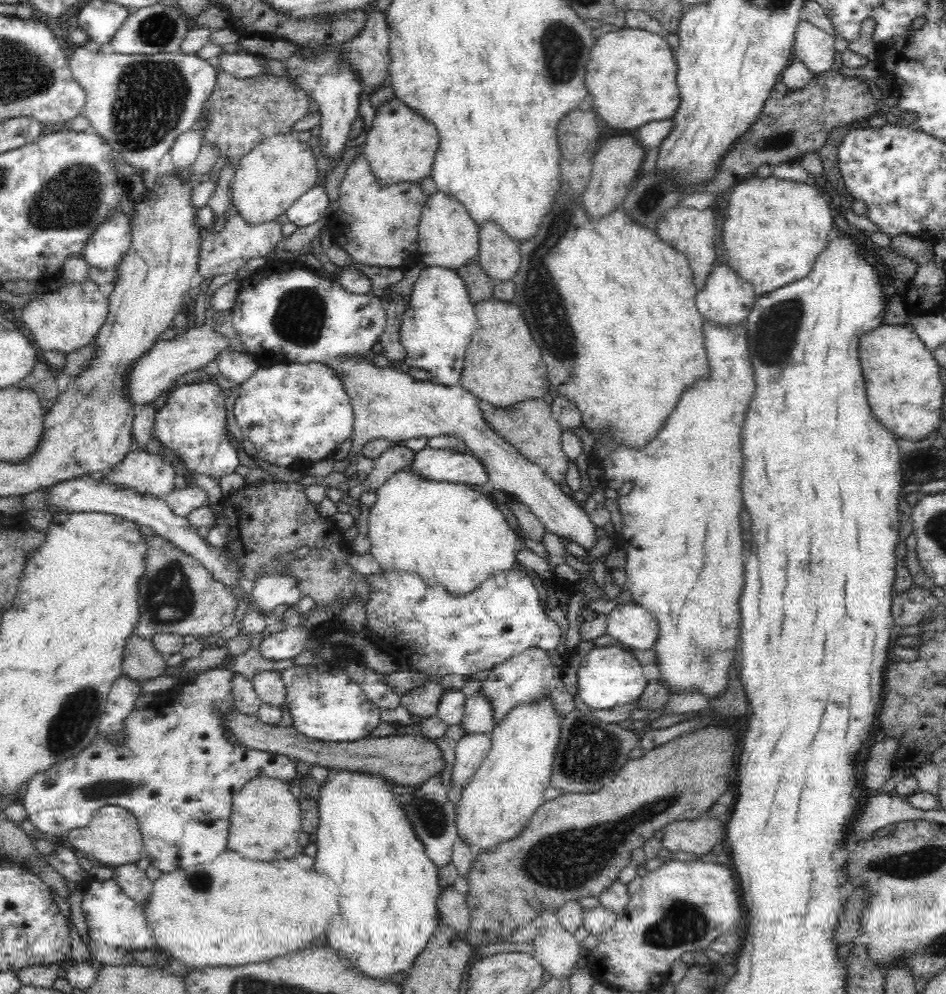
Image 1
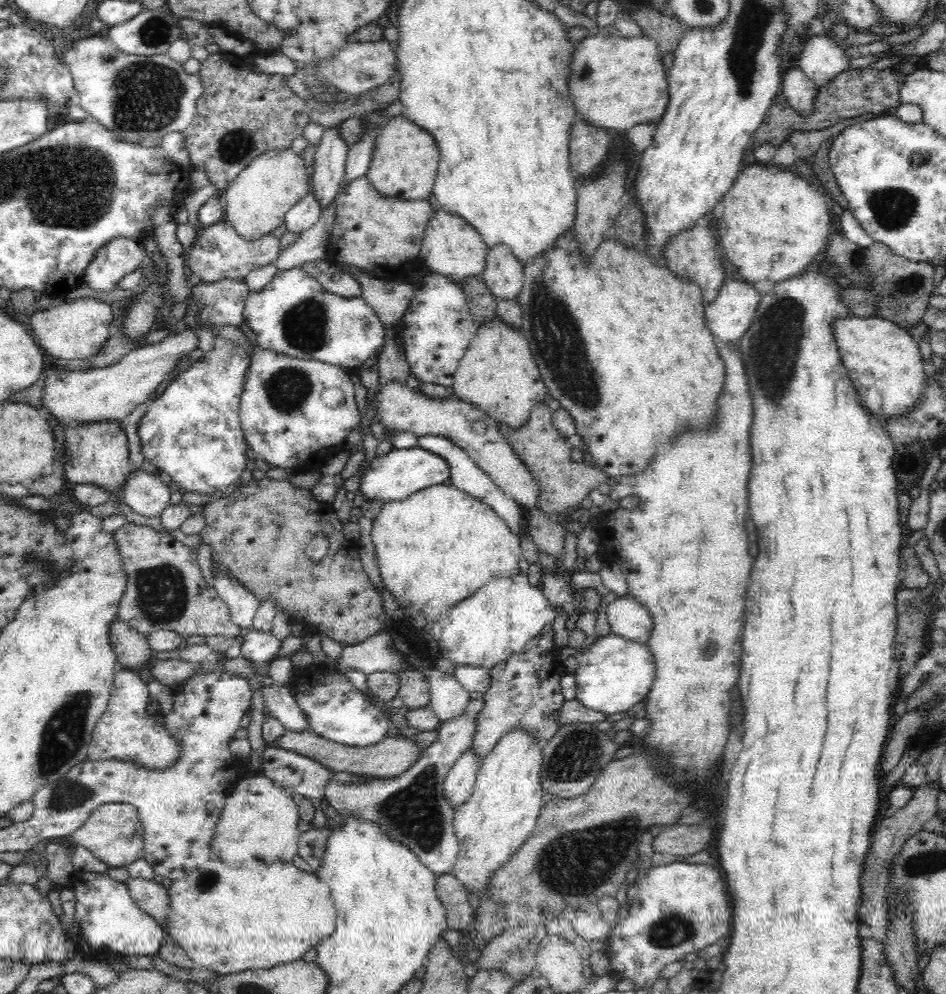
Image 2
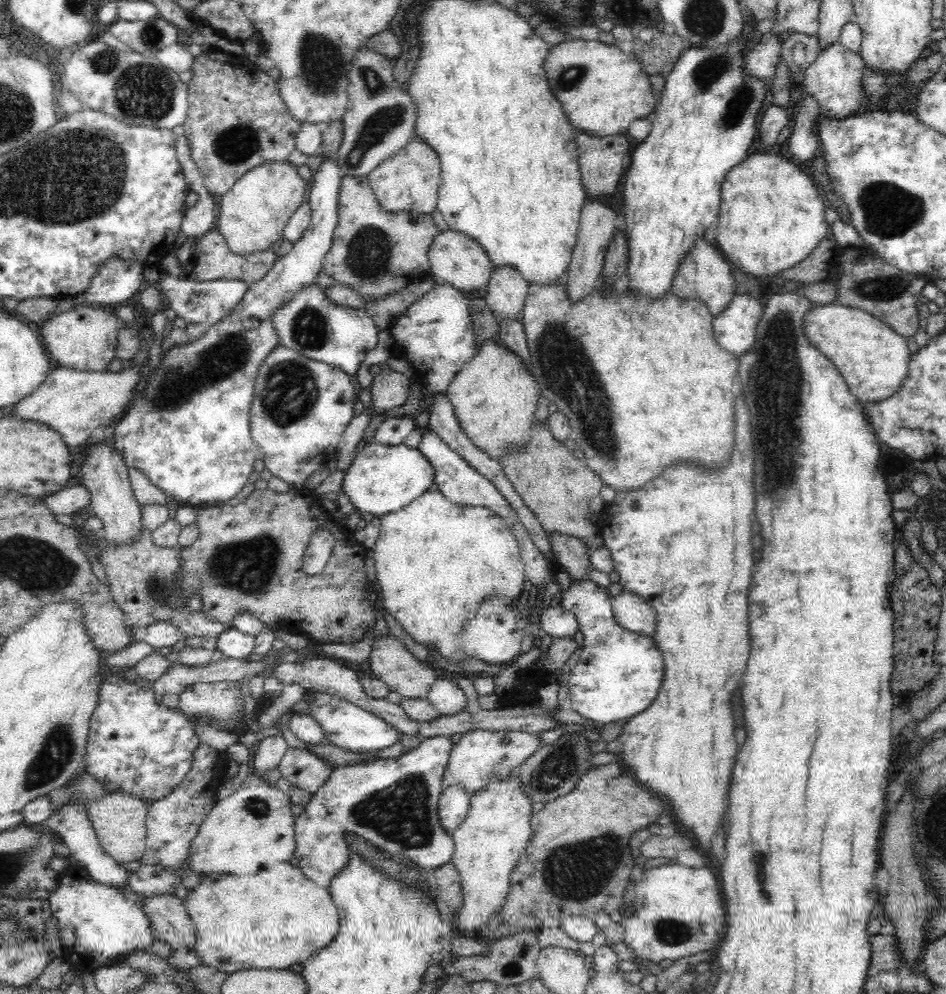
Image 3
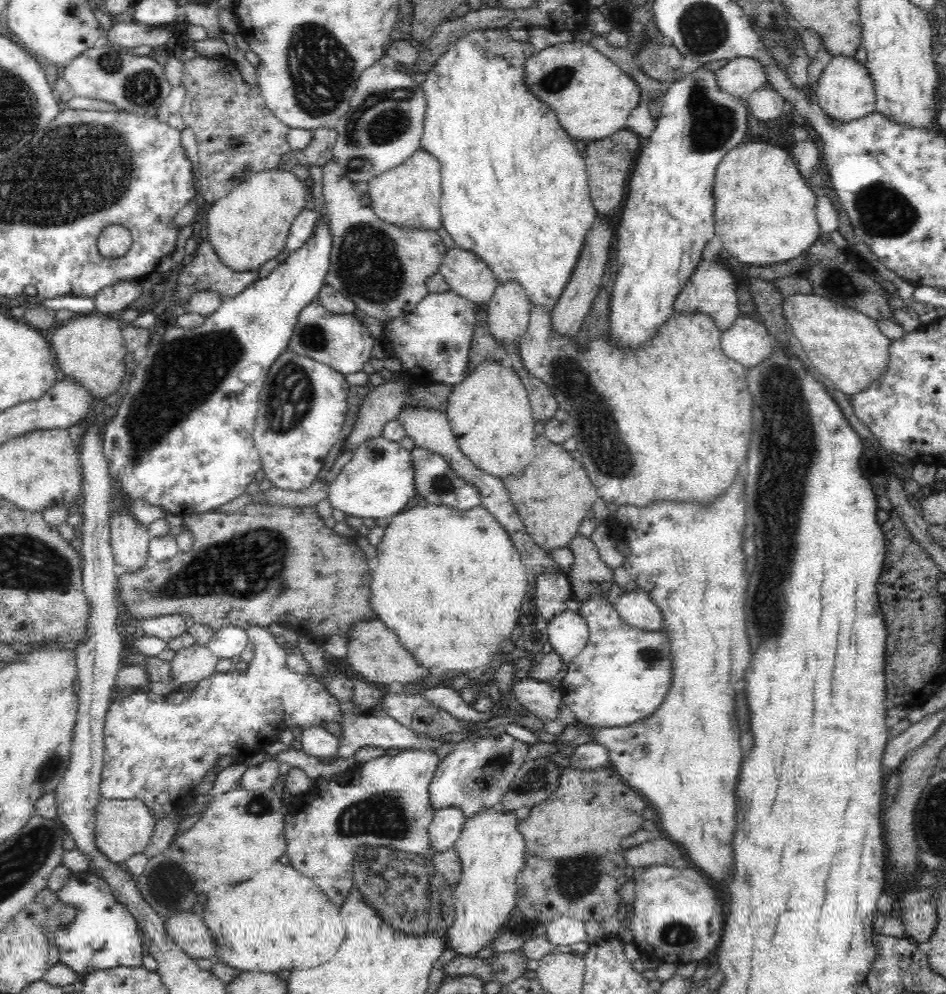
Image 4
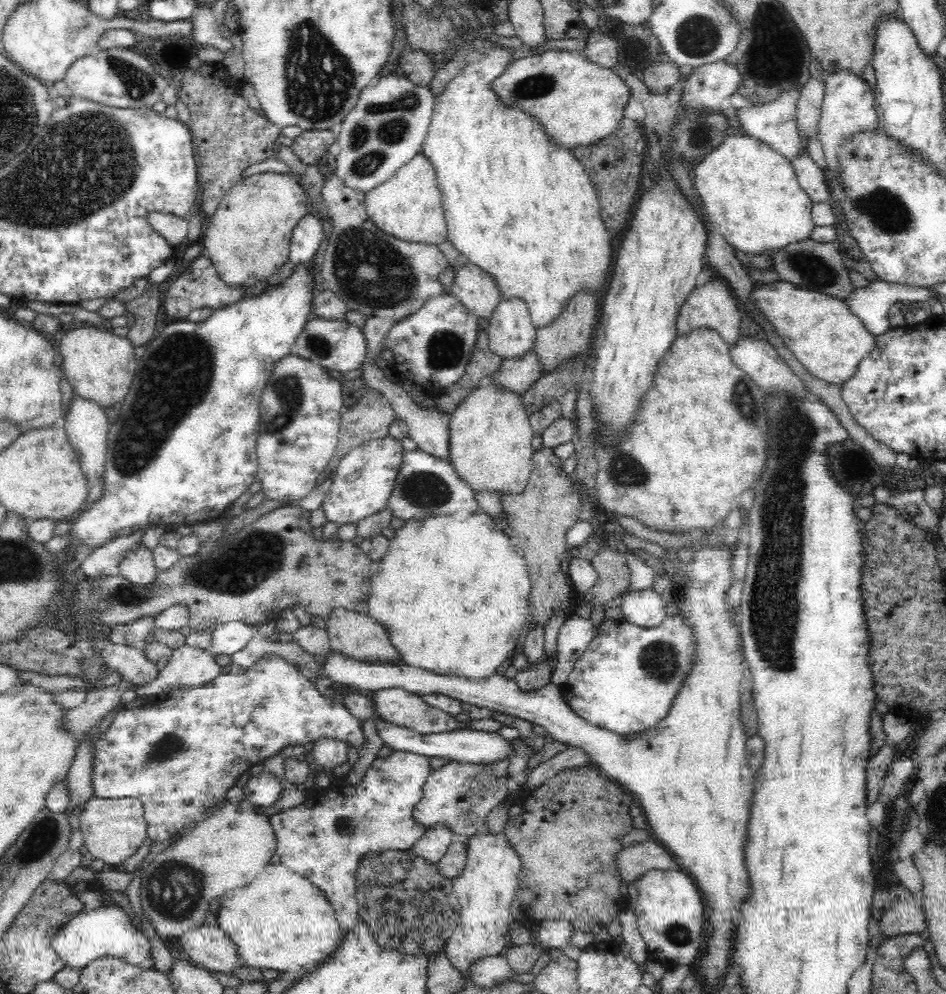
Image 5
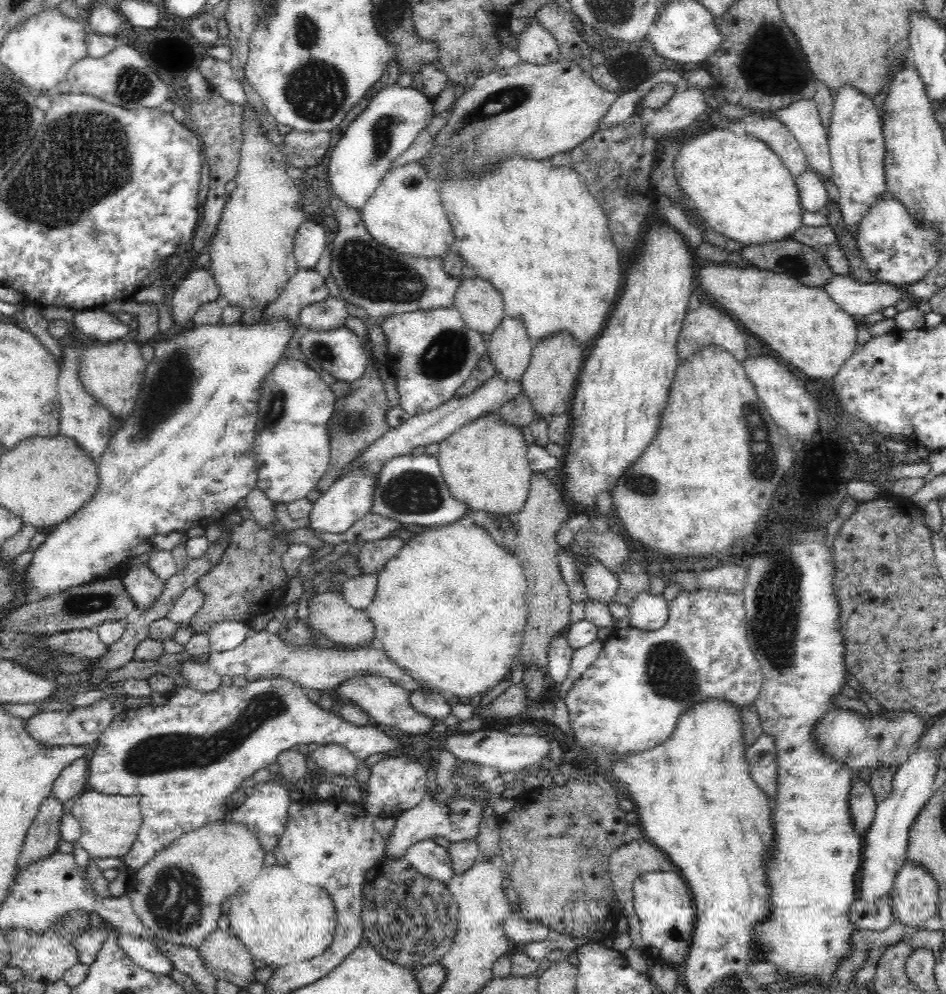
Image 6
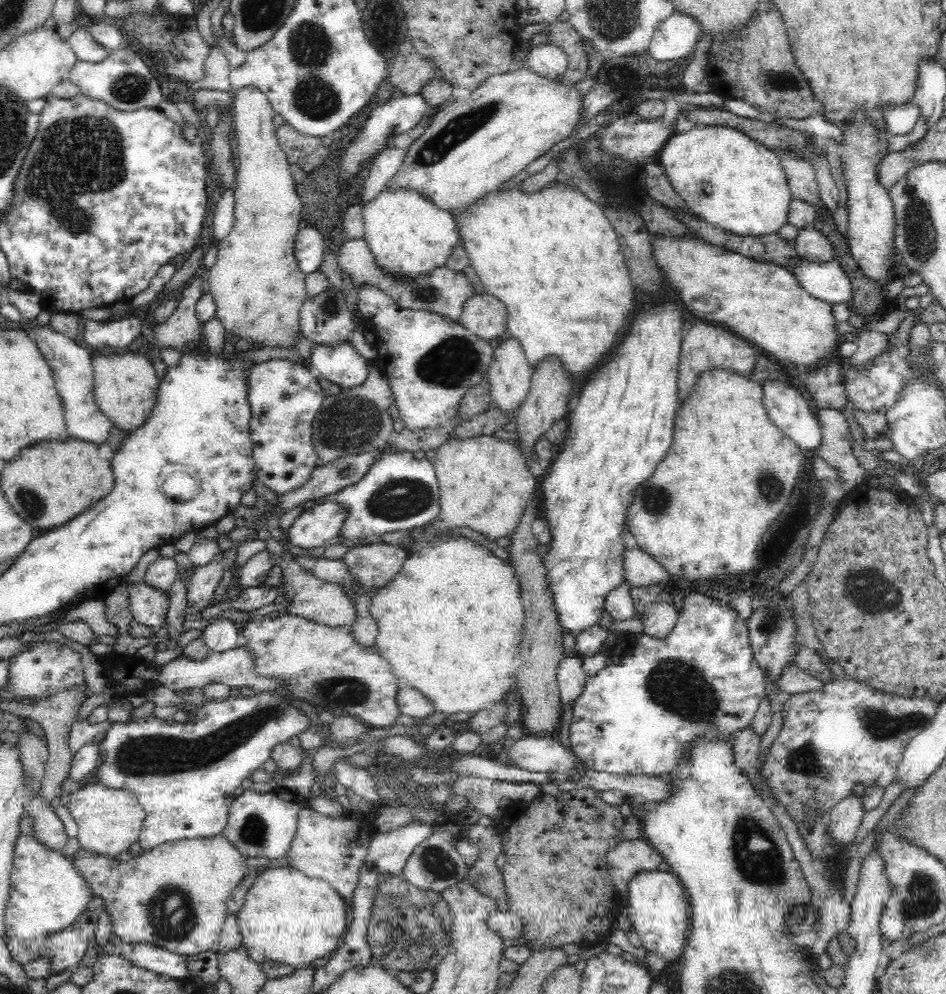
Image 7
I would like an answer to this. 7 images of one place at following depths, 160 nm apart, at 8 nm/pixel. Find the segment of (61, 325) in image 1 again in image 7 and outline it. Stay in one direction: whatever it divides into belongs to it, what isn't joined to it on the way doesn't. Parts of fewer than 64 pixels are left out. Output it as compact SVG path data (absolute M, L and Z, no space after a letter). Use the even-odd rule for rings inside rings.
M124 352L124 356L96 356L91 363L94 366L94 396L100 411L120 431L128 433L144 426L156 406L160 384L152 361Z

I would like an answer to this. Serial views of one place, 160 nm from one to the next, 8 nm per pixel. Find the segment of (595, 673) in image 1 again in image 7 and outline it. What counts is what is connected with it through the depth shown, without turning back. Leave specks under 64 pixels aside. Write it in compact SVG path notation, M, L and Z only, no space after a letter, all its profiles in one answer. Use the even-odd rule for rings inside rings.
M691 593L684 599L682 612L679 612L678 624L673 626L670 634L665 639L652 638L651 635L630 638L620 646L611 649L612 658L608 660L608 666L600 670L594 678L585 682L583 693L576 699L573 706L573 717L569 725L570 749L579 758L583 765L598 772L608 774L638 774L652 777L669 776L670 772L677 769L677 764L684 763L689 758L689 746L697 739L706 737L708 739L732 739L733 736L743 728L750 726L760 702L764 698L764 675L759 664L752 654L747 623L739 617L739 614L722 606L720 601L712 602L710 598L700 593Z

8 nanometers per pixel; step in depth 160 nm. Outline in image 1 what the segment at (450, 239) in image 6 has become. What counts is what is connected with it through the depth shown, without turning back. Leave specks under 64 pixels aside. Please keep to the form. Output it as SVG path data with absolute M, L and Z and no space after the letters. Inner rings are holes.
M394 97L375 110L375 119L367 132L362 154L369 162L372 174L380 181L387 184L409 182L420 185L424 178L431 176L438 147L439 134L436 127Z

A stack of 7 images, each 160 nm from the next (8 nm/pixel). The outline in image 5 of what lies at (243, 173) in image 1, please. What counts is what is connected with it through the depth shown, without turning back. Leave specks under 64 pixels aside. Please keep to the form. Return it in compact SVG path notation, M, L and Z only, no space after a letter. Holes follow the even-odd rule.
M280 172L255 173L232 186L217 206L209 225L202 231L201 244L204 254L211 259L222 281L230 286L248 290L257 282L266 282L272 278L289 261L294 227L311 212L312 210L308 210L308 196L306 196L306 188L303 183Z

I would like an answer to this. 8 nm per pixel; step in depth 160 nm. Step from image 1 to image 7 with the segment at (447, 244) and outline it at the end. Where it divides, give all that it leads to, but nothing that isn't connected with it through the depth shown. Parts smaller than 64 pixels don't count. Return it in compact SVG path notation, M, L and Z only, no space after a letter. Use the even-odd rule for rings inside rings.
M486 292L474 294L464 303L459 322L476 336L496 344L507 329L507 310L500 299Z

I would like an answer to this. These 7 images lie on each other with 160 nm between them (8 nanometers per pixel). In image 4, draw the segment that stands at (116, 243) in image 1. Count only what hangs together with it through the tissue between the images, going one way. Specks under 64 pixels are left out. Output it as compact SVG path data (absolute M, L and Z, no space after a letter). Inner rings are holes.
M124 281L107 286L94 297L95 310L104 316L126 310L141 293L140 281Z

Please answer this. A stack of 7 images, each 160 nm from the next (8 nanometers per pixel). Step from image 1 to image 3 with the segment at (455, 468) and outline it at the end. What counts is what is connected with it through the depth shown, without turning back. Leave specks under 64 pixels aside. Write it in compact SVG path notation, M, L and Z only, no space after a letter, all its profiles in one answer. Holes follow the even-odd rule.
M379 442L366 444L342 476L339 494L343 493L354 508L381 517L404 508L416 500L435 480L435 471L416 448L402 444L390 446Z

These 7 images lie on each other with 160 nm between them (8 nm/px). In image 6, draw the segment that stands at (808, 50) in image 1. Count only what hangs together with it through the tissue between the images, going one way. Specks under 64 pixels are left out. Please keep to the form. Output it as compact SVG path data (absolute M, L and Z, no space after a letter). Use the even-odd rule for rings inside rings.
M845 84L834 96L834 112L830 124L830 156L834 183L840 191L839 209L846 229L856 241L858 223L874 203L887 194L885 181L884 129L872 99Z

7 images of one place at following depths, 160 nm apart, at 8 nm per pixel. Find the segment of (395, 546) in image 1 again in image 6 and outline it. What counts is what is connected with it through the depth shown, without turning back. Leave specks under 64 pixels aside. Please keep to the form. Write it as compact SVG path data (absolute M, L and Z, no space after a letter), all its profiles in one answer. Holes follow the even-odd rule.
M460 522L448 524L446 528L419 529L416 538L408 539L400 547L397 555L385 563L384 570L377 574L377 589L370 606L365 610L374 623L375 641L382 645L385 655L397 666L400 666L410 678L416 680L419 688L440 693L444 698L452 702L471 701L476 703L482 696L492 690L502 680L510 678L517 664L517 657L522 646L524 629L527 623L528 613L525 601L528 583L524 577L524 569L519 558L505 551L488 532L474 524L466 528Z

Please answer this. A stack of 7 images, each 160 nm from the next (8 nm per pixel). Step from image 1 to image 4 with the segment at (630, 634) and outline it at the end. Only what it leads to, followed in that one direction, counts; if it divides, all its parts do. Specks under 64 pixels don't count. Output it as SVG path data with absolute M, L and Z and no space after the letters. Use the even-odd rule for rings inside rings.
M643 590L624 592L615 609L620 618L630 626L642 630L660 630L663 616L660 607Z

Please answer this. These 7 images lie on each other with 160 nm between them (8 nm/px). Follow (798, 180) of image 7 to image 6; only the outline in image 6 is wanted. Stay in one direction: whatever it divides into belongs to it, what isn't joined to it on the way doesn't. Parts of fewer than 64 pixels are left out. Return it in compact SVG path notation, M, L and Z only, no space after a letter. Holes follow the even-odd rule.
M764 114L766 118L758 117L754 122L748 123L745 126L745 131L750 135L756 137L758 140L765 142L779 157L782 159L783 165L790 171L792 178L798 180L802 174L805 174L807 168L807 160L804 151L801 149L799 142L792 136L792 133L776 119L768 119L768 115Z

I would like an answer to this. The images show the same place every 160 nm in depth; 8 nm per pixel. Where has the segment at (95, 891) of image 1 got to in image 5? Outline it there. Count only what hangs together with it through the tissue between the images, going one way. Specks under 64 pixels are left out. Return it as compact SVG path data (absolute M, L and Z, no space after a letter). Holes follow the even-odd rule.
M94 890L76 892L80 901L84 904L84 910L67 922L61 930L56 932L52 945L55 952L67 966L83 969L87 964L100 957L121 958L126 963L131 963L144 970L155 969L151 946L147 938L138 934L138 929L130 924L124 910L112 904L112 900L102 898Z

